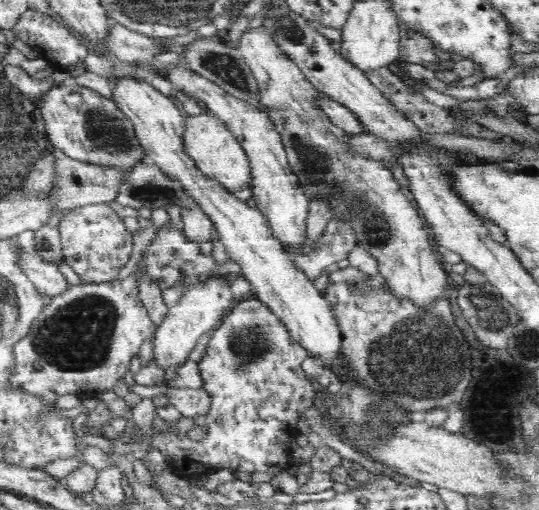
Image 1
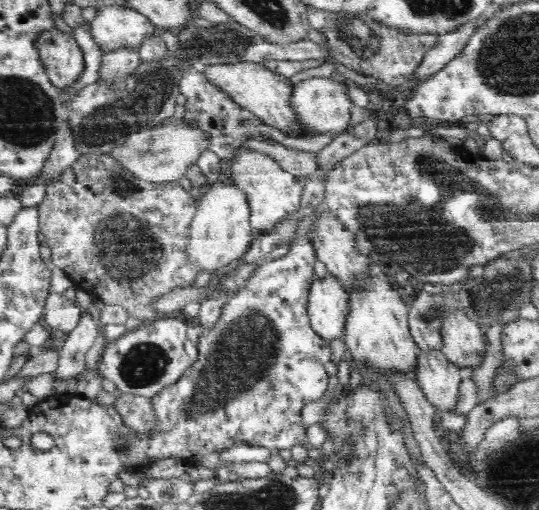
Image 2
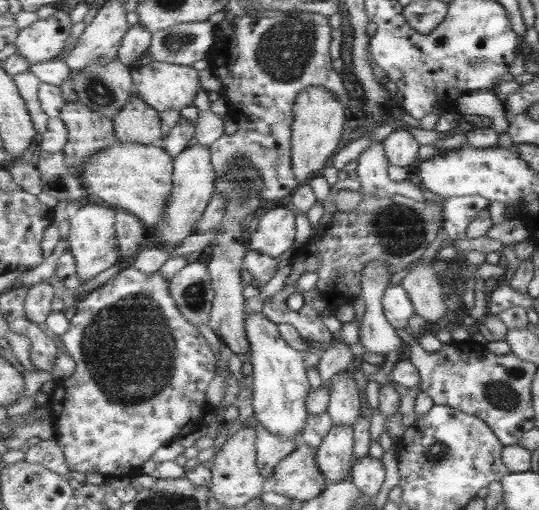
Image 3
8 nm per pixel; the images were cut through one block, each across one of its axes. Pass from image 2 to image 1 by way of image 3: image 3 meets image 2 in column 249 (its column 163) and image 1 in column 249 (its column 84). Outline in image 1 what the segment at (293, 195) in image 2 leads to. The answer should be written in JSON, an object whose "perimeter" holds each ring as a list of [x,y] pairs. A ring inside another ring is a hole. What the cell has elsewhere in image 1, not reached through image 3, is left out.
{"perimeter":[[[205,109],[197,115],[188,115],[185,119],[183,151],[194,161],[195,168],[198,168],[202,176],[218,182],[228,192],[251,188],[251,169],[247,154],[226,123]]]}

